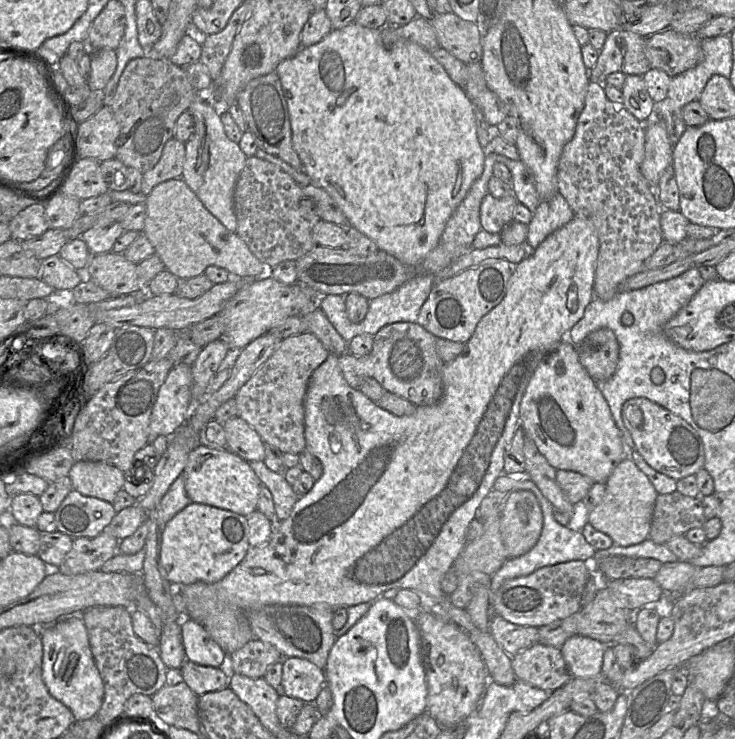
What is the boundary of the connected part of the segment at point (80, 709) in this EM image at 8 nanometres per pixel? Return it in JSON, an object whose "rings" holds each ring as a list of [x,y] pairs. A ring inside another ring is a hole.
{"rings":[[[70,615],[40,627],[39,634],[43,647],[42,678],[49,694],[71,710],[75,721],[95,717],[103,703],[104,685],[80,615]]]}

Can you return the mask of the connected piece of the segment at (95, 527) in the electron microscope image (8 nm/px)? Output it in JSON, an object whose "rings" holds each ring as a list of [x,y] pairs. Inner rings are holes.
{"rings":[[[71,490],[54,512],[56,531],[73,540],[102,533],[116,512],[111,503]]]}

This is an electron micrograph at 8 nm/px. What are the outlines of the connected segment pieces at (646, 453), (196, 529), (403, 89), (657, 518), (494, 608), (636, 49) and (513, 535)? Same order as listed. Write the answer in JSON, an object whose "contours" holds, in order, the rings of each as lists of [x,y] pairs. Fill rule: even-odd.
{"contours":[[[[631,398],[623,405],[622,419],[635,449],[657,472],[680,480],[704,468],[704,446],[699,434],[688,422],[668,409],[647,398]]],[[[191,502],[170,519],[162,531],[159,571],[174,586],[195,582],[215,583],[242,561],[249,548],[245,516]]],[[[355,22],[341,29],[332,29],[320,42],[300,48],[296,55],[280,62],[275,72],[280,79],[288,107],[292,145],[311,185],[324,189],[340,207],[350,226],[376,243],[378,250],[392,255],[405,265],[420,263],[440,244],[448,220],[484,169],[487,151],[477,137],[475,106],[463,88],[454,83],[431,52],[419,44],[406,40],[401,45],[386,49],[380,38],[380,29],[365,28]]],[[[679,491],[658,494],[649,538],[665,545],[674,536],[685,536],[690,529],[703,527],[706,520],[700,497],[685,496]]],[[[572,560],[539,568],[527,576],[510,579],[491,595],[491,616],[498,615],[510,623],[539,628],[577,612],[590,579],[581,560]]],[[[616,29],[607,33],[603,48],[599,51],[597,63],[588,71],[590,81],[605,84],[606,77],[614,72],[643,76],[651,69],[645,53],[645,43],[646,37],[632,31]]],[[[515,490],[506,495],[500,514],[500,532],[508,558],[531,550],[541,535],[543,514],[535,495]]]]}

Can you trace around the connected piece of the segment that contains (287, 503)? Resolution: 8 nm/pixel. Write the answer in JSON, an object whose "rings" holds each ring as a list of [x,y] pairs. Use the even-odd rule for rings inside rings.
{"rings":[[[250,461],[249,464],[261,484],[272,494],[276,519],[279,521],[286,519],[299,498],[297,492],[286,481],[283,473],[271,471],[264,461]]]}

